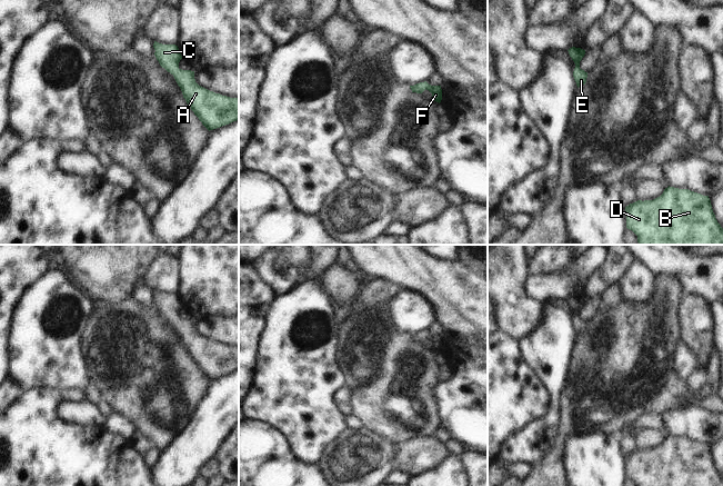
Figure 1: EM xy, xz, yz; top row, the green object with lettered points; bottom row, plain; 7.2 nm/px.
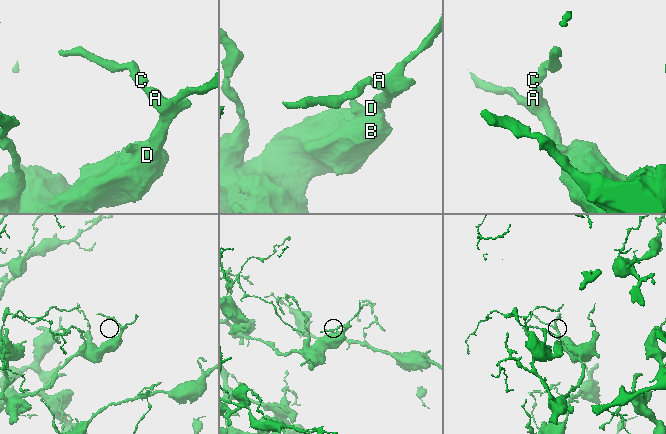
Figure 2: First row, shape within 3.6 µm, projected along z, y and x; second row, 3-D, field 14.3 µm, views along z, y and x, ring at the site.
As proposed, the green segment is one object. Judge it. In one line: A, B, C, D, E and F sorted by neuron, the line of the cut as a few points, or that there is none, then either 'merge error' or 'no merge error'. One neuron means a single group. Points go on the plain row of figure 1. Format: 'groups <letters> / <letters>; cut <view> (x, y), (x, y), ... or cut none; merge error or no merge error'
groups A B C D E F; cut none; no merge error

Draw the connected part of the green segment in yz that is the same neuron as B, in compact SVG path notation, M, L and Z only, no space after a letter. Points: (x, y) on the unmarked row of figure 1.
M667 436L653 449L625 456L626 477L637 486L723 486L709 445Z

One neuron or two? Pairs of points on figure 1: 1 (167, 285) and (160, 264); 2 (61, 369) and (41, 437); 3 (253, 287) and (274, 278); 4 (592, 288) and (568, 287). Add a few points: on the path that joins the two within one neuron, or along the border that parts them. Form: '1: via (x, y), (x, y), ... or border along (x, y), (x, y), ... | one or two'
1: via (166, 279), (163, 277), (163, 269) | one
2: border along (30, 387), (58, 387), (81, 392) | two
3: border along (251, 264), (257, 275), (277, 295) | two
4: border along (602, 266), (593, 273), (585, 286) | two

